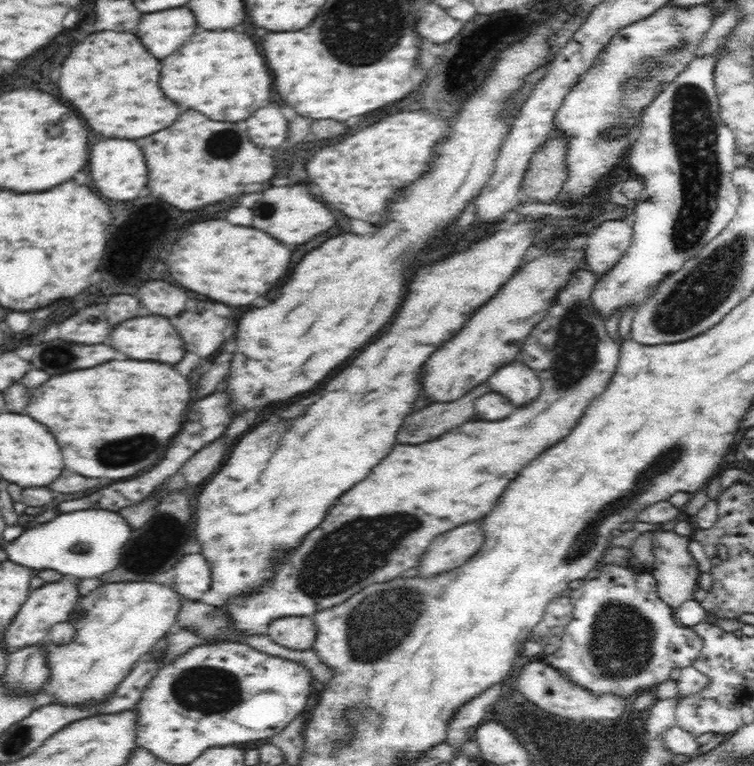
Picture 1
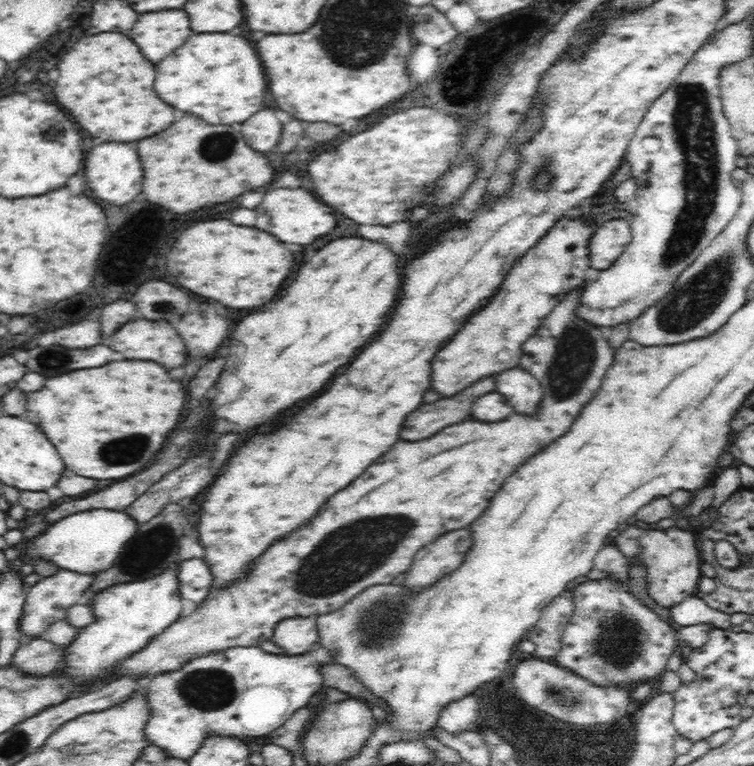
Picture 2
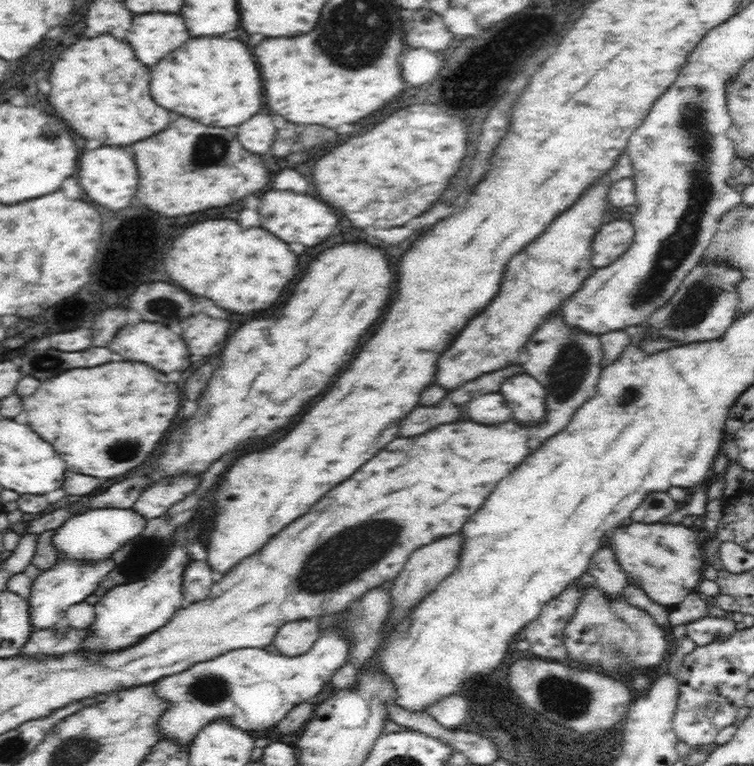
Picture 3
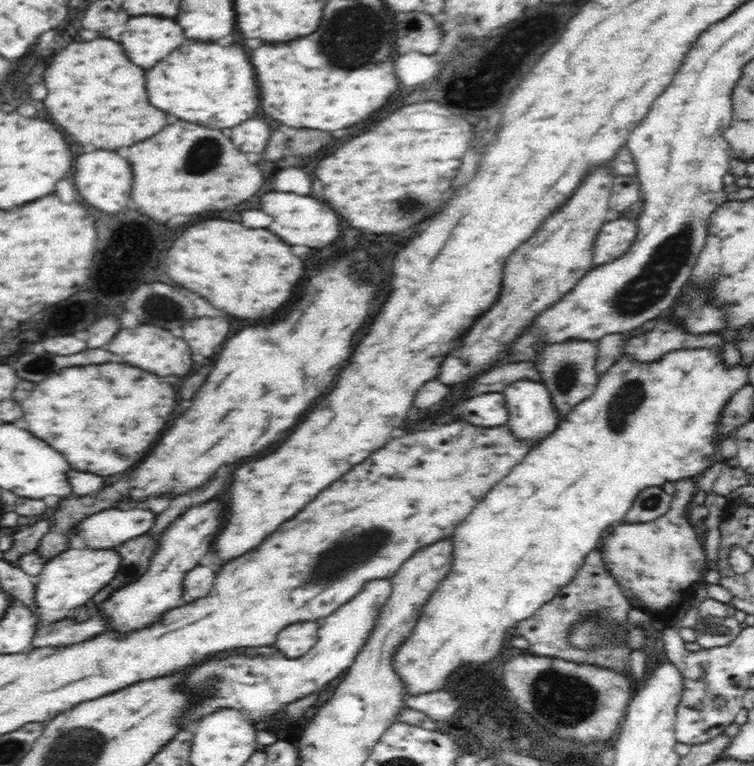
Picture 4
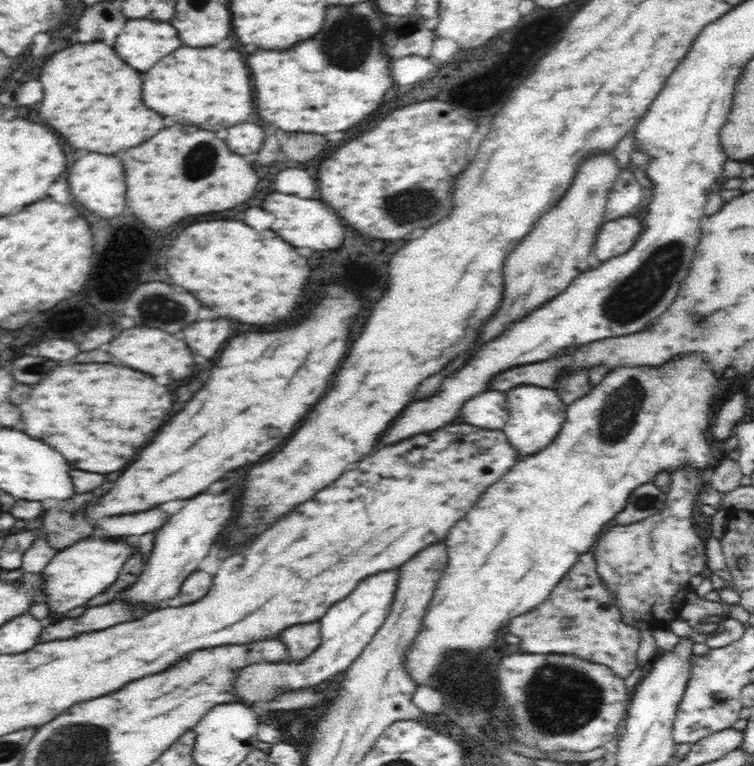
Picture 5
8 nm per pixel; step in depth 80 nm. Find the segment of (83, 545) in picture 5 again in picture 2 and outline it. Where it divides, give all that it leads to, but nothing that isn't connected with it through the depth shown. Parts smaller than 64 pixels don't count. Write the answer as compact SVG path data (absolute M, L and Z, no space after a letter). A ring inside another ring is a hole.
M58 569L58 574L43 578L36 584L27 588L27 598L24 604L22 618L20 618L20 631L25 642L31 638L42 637L46 629L54 622L64 621L66 612L72 606L83 602L86 588L91 588L95 574L79 574L68 569Z

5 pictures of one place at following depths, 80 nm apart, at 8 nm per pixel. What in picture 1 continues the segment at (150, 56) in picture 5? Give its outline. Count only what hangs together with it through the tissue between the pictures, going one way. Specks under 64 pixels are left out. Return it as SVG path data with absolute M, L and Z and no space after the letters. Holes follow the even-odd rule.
M186 6L144 14L136 30L146 50L158 60L178 50L194 32L196 18Z

